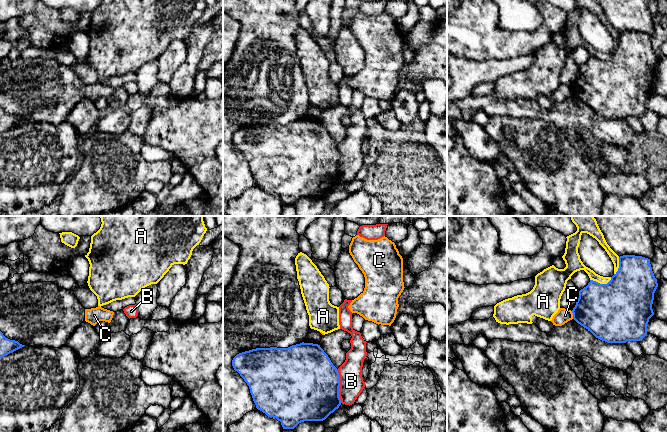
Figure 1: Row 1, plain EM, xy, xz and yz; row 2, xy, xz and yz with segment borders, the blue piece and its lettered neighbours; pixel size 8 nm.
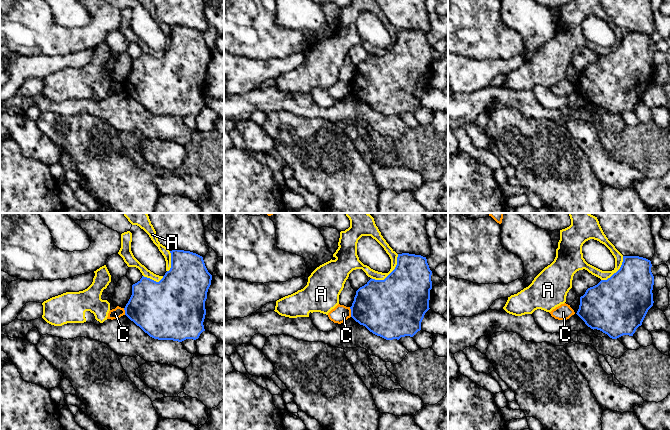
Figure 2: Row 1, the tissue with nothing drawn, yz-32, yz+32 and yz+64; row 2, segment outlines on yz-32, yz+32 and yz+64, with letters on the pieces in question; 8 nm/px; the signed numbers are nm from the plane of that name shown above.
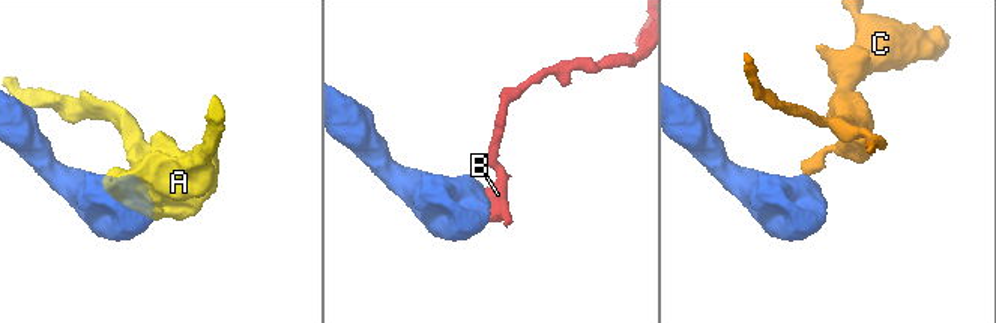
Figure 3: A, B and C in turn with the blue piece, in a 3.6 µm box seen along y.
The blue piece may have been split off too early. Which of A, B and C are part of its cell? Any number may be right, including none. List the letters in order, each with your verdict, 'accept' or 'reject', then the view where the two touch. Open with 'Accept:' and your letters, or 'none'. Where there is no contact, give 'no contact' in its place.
Accept: none
A: reject | yz
B: reject | xz
C: reject | yz

